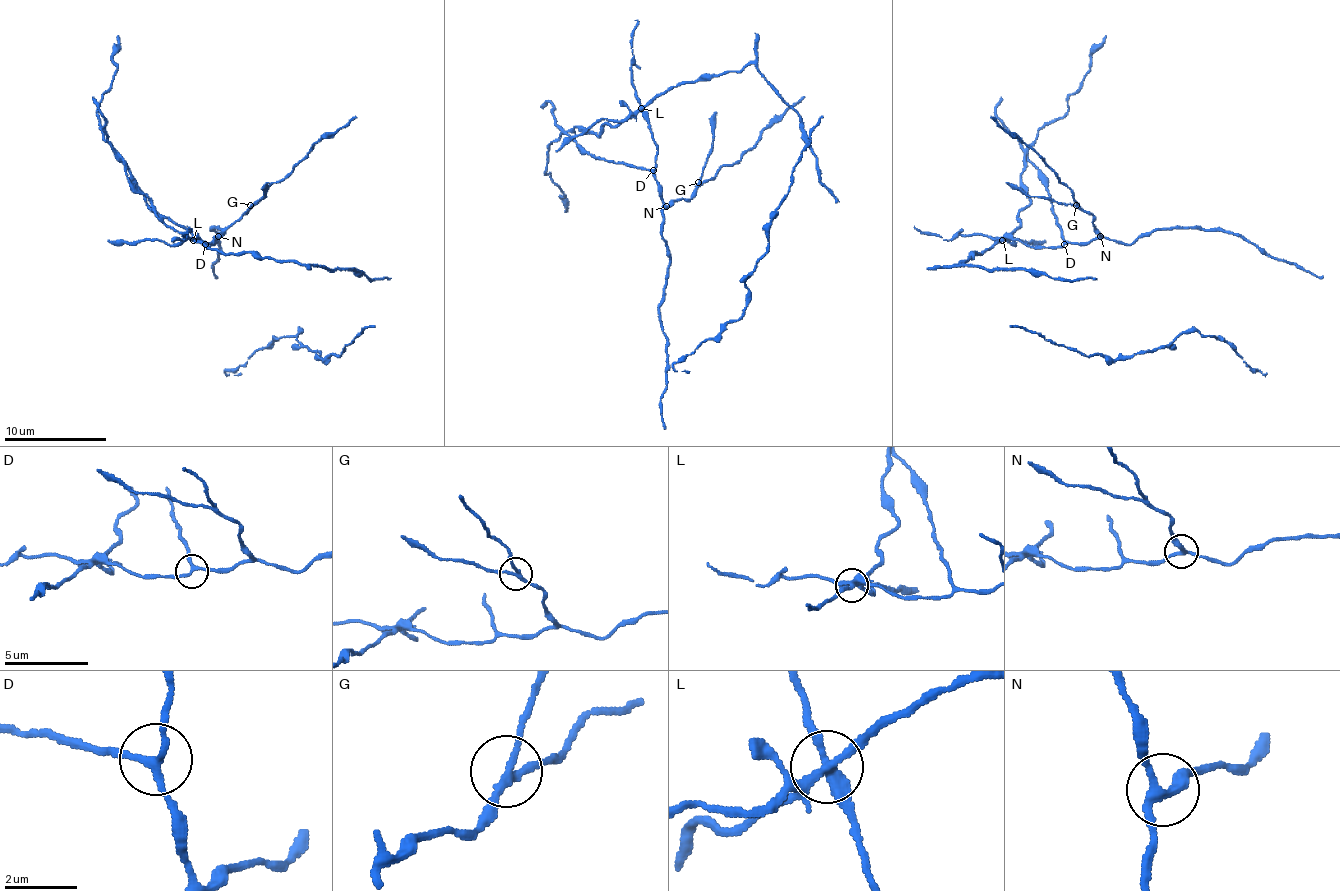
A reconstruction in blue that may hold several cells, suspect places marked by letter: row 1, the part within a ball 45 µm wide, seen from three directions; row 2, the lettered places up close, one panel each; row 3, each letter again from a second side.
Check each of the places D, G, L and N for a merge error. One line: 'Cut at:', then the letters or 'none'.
Cut at: G, L

